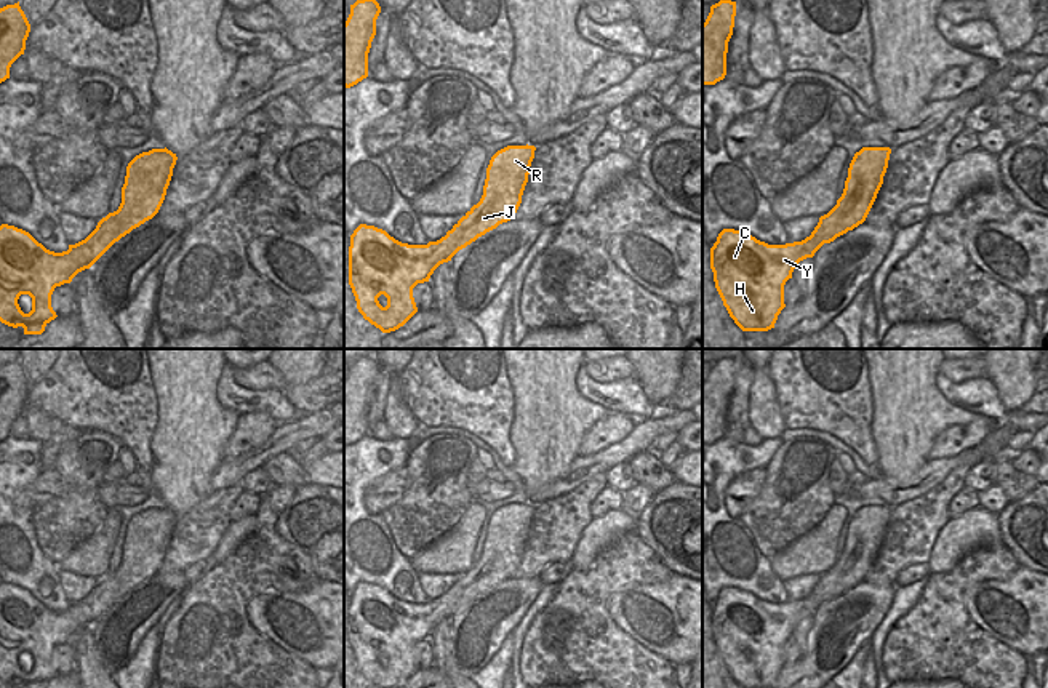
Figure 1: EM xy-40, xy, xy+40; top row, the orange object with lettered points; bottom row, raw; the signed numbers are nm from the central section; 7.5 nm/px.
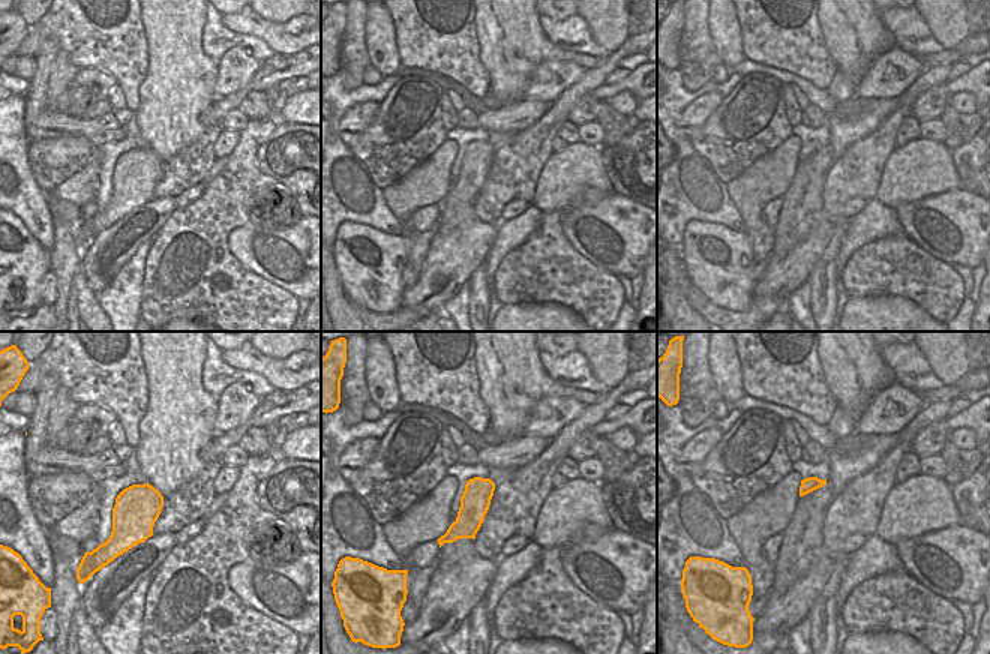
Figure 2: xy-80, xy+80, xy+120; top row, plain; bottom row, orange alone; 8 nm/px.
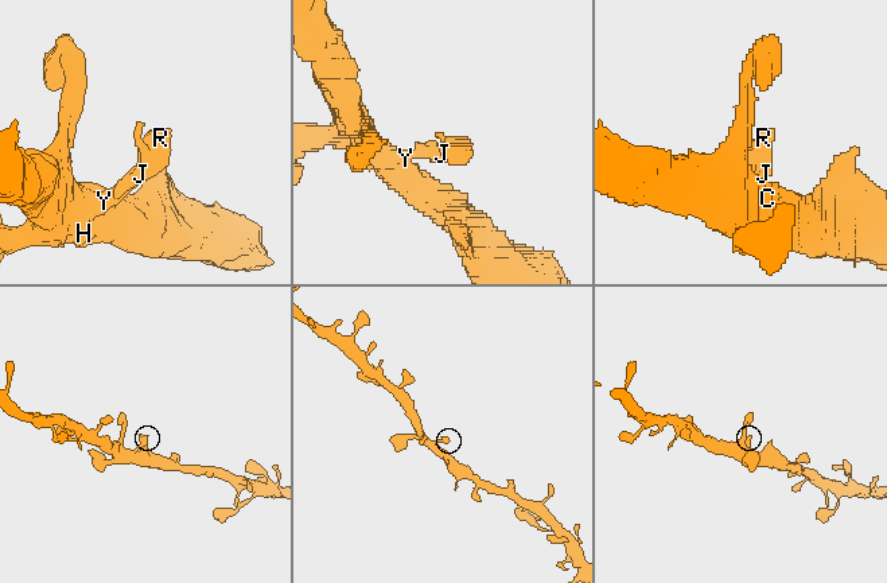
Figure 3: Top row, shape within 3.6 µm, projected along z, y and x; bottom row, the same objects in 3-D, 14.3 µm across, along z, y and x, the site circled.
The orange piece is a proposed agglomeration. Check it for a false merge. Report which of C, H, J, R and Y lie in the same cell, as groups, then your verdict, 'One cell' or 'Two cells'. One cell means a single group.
Groups: C H J R Y. One cell

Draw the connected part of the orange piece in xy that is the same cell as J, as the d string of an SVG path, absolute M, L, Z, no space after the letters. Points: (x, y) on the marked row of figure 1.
M528 144L498 150L486 168L480 202L437 242L408 245L382 229L360 224L350 235L349 285L363 318L382 333L403 326L418 312L413 298L418 283L429 282L440 264L514 218L534 150Z

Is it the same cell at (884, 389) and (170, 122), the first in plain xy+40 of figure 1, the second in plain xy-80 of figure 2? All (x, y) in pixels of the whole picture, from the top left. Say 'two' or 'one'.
one

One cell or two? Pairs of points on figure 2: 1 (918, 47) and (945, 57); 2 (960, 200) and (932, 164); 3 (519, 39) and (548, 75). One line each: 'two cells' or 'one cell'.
1: two cells
2: two cells
3: two cells

